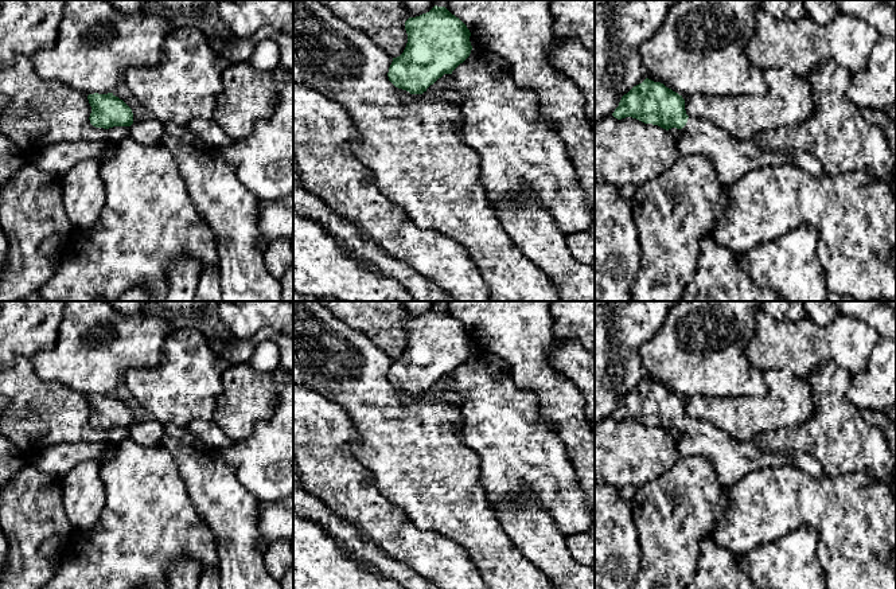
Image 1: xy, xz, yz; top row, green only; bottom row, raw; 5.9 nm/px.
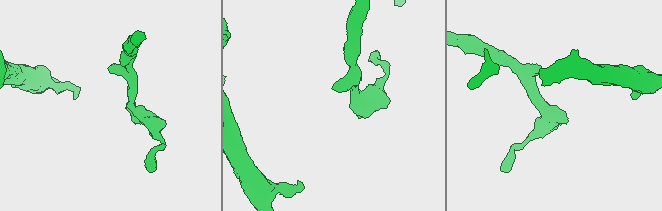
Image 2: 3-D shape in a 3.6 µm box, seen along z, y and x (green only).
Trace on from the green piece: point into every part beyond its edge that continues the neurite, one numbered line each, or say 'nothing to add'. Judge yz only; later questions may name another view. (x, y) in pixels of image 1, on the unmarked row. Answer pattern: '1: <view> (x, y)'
1: yz (732, 460)

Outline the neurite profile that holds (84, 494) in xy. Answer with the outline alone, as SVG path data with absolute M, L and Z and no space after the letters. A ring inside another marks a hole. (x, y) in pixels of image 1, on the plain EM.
M86 460L62 477L63 507L74 531L90 530L104 506L105 487L100 476L100 463Z

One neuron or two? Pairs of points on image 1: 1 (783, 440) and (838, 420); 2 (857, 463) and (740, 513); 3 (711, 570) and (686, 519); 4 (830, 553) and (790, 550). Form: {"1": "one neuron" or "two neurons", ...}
{"1": "one neuron", "2": "two neurons", "3": "two neurons", "4": "two neurons"}

